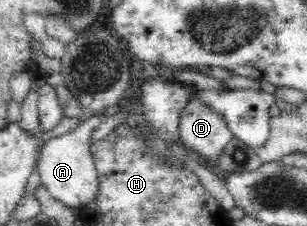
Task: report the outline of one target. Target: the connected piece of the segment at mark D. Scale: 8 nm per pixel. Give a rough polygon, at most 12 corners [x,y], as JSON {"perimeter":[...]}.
{"perimeter":[[192,93],[178,115],[180,143],[216,160],[233,137],[222,115]]}

